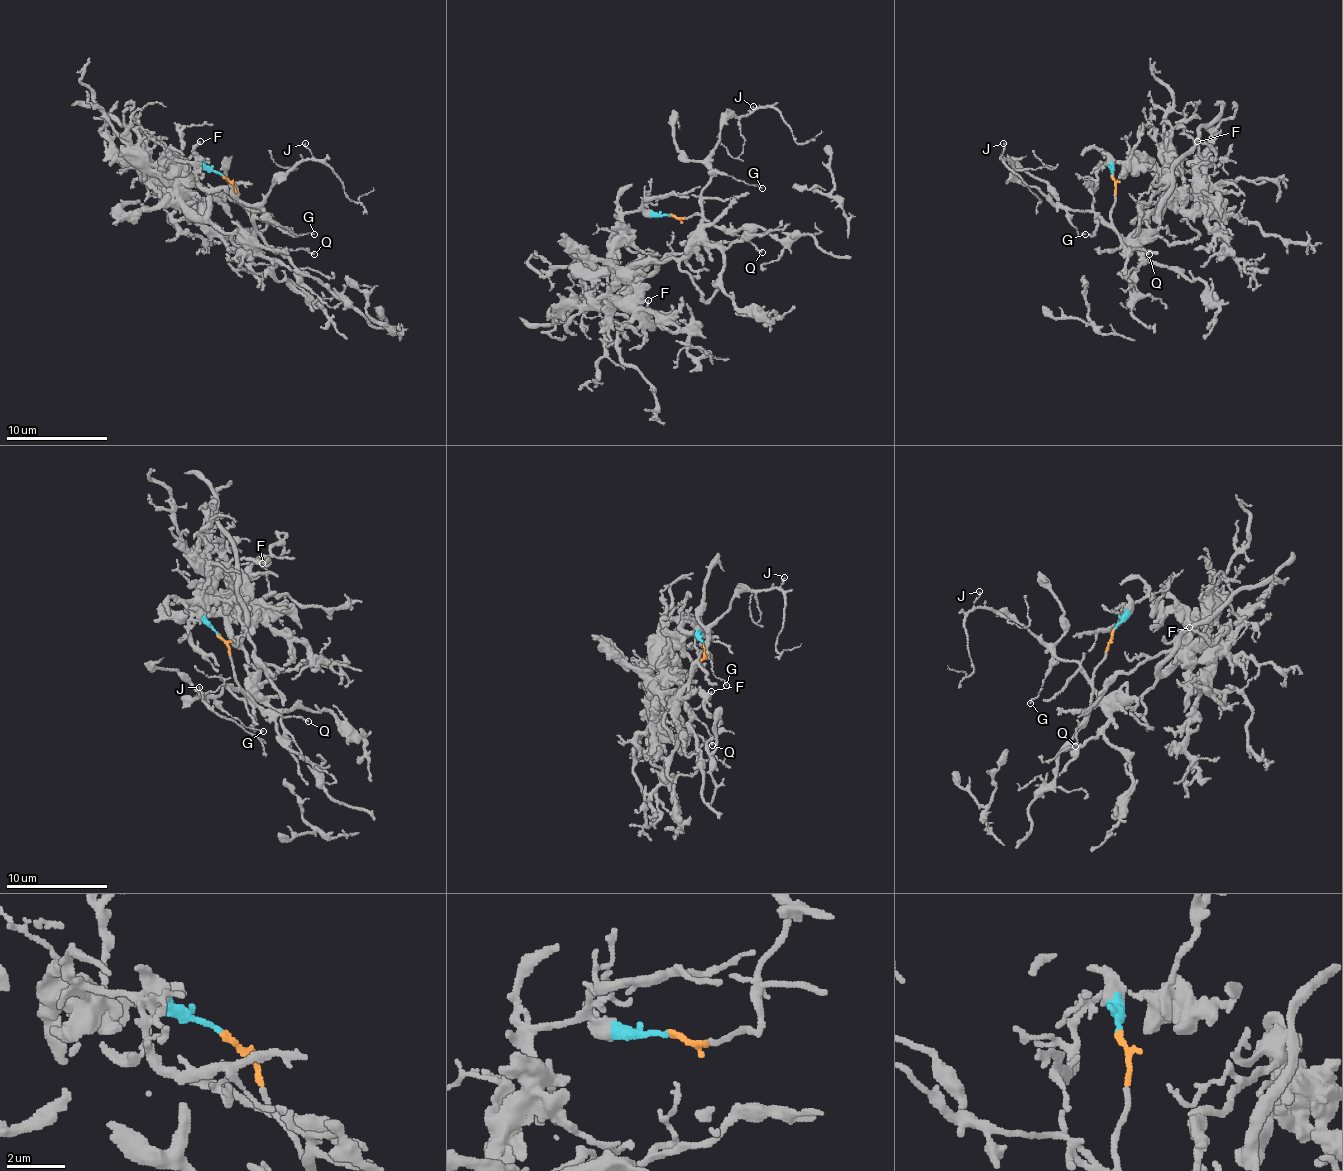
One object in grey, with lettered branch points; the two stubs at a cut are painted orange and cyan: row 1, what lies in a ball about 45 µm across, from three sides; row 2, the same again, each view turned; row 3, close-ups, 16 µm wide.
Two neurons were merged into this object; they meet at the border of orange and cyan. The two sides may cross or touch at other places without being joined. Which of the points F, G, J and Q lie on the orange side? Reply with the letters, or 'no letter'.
G, J, Q

